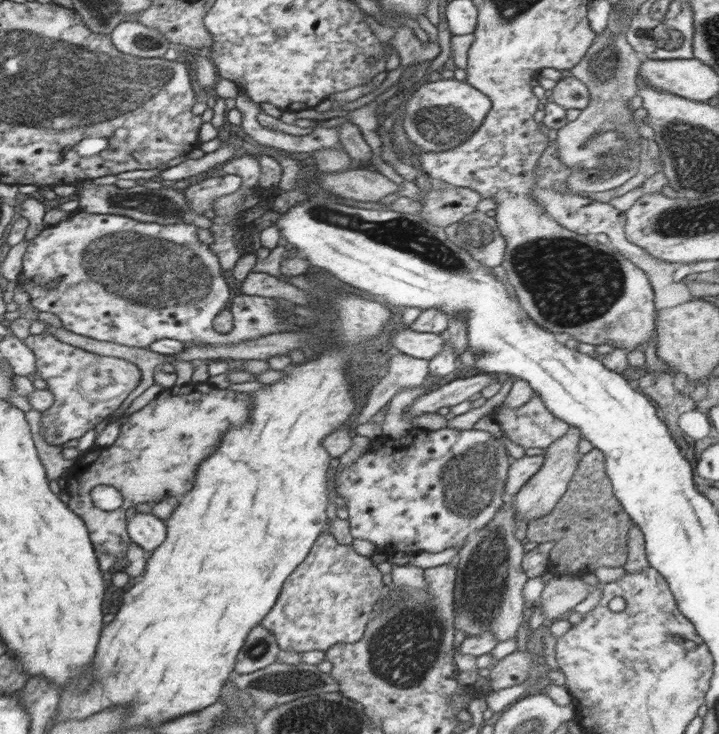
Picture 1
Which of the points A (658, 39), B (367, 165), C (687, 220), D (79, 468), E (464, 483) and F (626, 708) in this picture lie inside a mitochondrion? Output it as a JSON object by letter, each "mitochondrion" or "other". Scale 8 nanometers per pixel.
{"A":"mitochondrion","B":"other","C":"mitochondrion","D":"other","E":"mitochondrion","F":"other"}

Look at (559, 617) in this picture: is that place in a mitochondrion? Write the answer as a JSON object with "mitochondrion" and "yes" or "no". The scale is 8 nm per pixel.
{"mitochondrion":"no"}

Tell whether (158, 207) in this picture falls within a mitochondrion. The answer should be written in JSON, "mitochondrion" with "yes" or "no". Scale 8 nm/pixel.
{"mitochondrion":"yes"}

